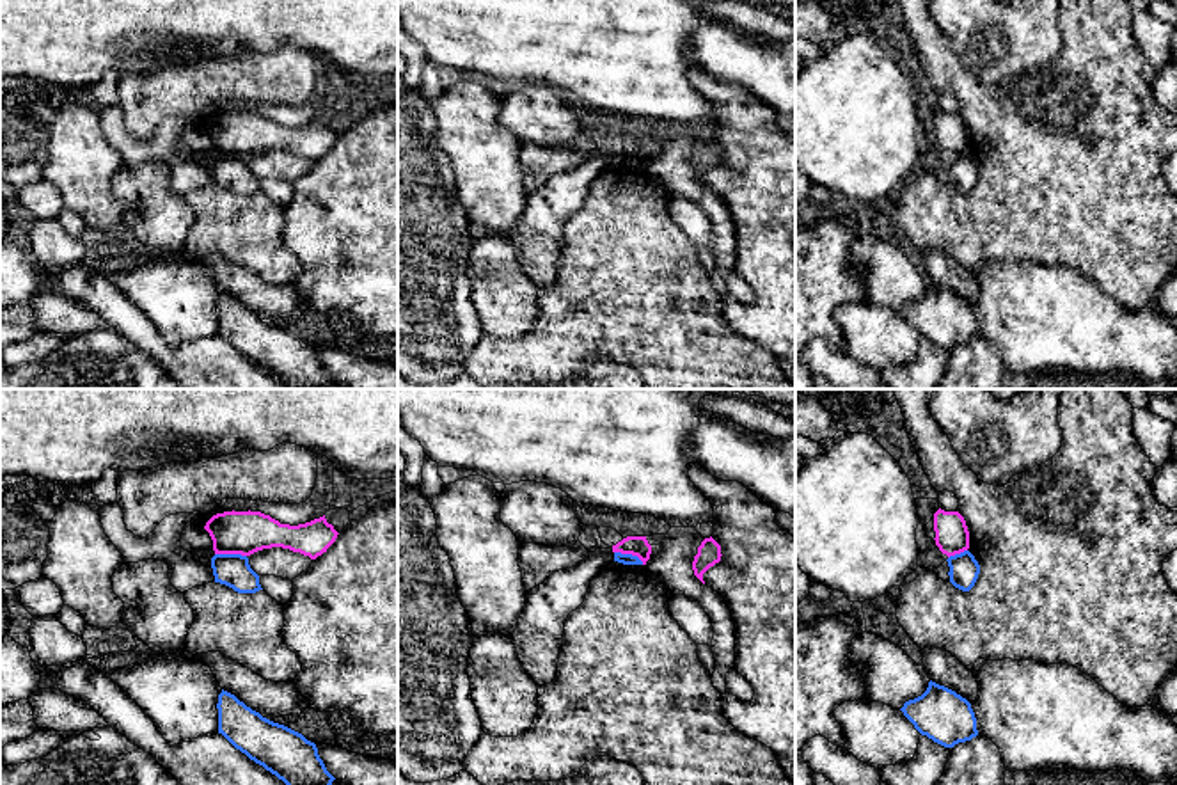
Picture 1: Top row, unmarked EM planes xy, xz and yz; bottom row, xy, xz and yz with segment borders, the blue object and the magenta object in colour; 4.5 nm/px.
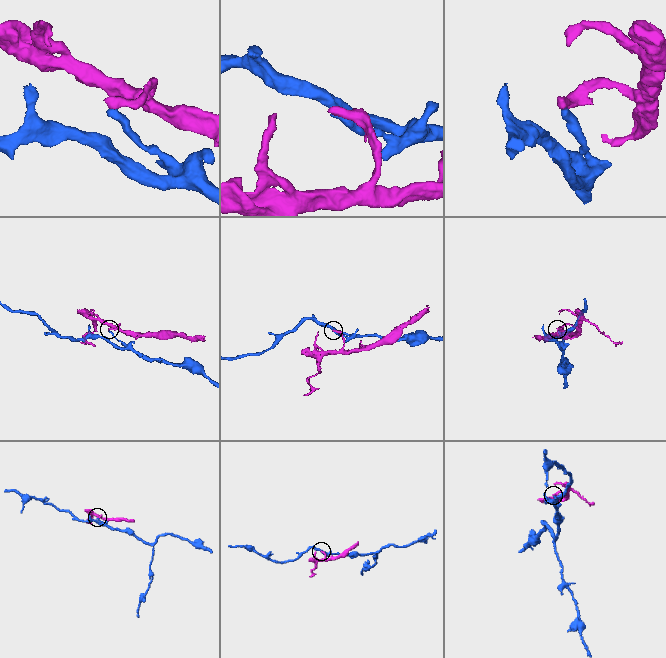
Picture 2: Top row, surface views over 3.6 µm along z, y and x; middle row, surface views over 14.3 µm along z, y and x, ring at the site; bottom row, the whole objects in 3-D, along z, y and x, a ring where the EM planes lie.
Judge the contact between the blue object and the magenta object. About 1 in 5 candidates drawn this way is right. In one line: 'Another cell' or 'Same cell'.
Another cell

